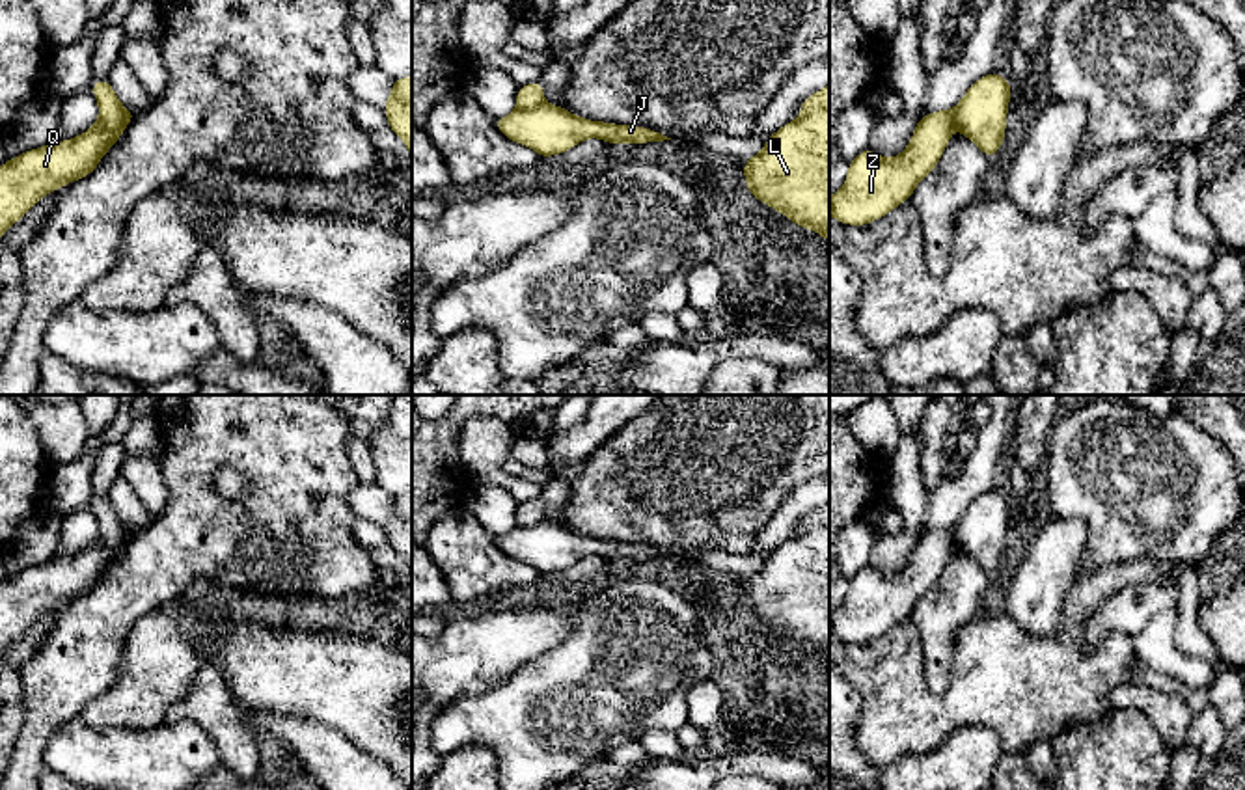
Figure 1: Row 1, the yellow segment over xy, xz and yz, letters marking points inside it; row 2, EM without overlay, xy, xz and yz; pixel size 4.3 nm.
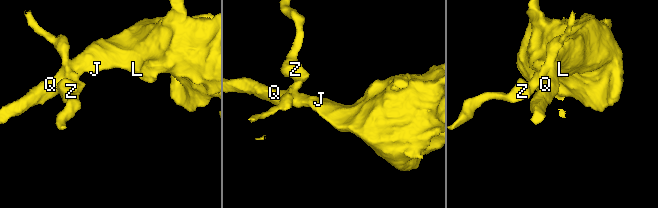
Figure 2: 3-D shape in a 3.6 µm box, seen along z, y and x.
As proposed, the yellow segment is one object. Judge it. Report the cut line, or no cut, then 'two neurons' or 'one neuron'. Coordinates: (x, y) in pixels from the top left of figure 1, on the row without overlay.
cut xz (543, 518), (530, 526), (517, 526); two neurons

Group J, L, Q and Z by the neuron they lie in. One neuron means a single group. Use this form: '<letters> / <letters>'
J L Q / Z

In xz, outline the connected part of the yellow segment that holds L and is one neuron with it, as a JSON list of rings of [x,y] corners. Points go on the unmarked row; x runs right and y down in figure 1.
[[[829,499],[800,522],[801,533],[775,548],[764,565],[746,578],[747,609],[787,637],[829,660]]]

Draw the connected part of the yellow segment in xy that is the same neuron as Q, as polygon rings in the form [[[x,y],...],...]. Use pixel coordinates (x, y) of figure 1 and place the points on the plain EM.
[[[101,537],[86,550],[30,566],[0,583],[0,654],[37,619],[67,600],[88,594],[112,565]]]

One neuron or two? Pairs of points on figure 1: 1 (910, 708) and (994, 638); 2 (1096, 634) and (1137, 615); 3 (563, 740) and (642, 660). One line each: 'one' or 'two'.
1: one
2: one
3: one

